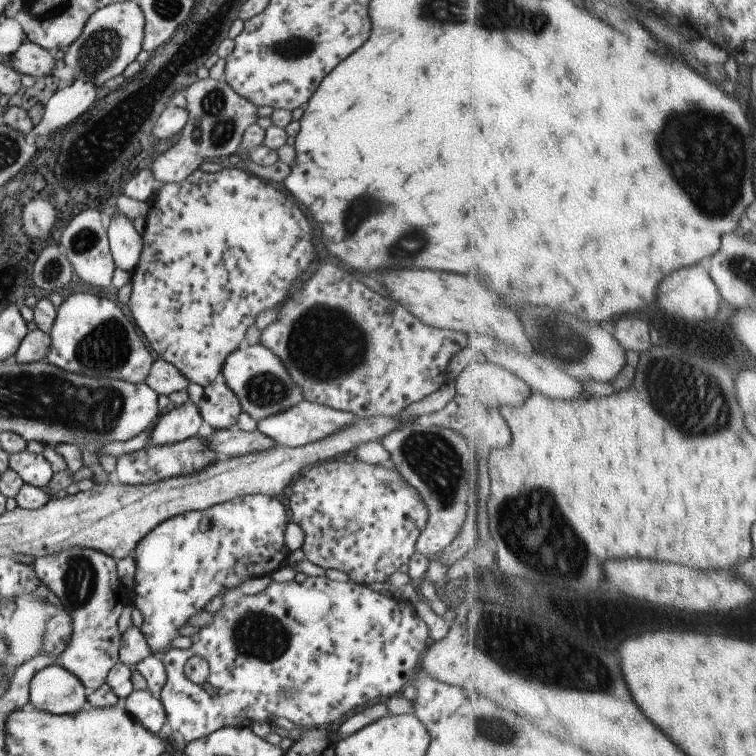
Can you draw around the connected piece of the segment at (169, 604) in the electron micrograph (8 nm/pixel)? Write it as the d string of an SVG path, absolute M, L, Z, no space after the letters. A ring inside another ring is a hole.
M256 493L242 495L232 500L212 505L201 511L192 511L172 517L152 529L134 549L136 571L131 597L135 600L143 617L141 631L152 655L166 654L172 640L180 634L188 620L205 610L216 596L224 596L246 580L258 576L269 576L287 565L290 553L285 543L288 524L286 508L272 495Z

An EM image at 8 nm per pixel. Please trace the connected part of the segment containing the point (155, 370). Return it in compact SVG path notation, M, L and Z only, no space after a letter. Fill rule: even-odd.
M158 359L150 369L145 382L154 392L170 394L187 390L189 380L178 370L164 359Z

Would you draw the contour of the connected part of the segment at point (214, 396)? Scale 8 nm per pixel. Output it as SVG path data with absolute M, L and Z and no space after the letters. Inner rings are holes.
M225 382L207 384L197 407L203 420L216 430L235 424L238 415L243 412L238 397Z

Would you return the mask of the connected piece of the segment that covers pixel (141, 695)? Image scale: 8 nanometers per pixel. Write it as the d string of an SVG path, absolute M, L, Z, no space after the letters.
M132 691L125 700L124 708L130 716L133 716L146 730L152 734L158 734L162 730L162 724L167 716L158 697L146 691Z

